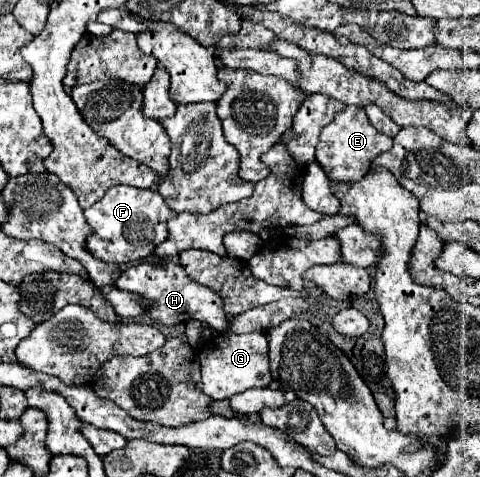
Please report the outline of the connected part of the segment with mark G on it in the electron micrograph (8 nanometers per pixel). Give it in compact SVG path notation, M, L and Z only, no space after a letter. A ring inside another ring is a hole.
M259 331L229 335L229 337L213 337L199 351L201 359L201 381L197 387L207 393L211 399L229 399L237 393L243 393L251 387L269 387L273 381L269 359L267 359L267 337Z

